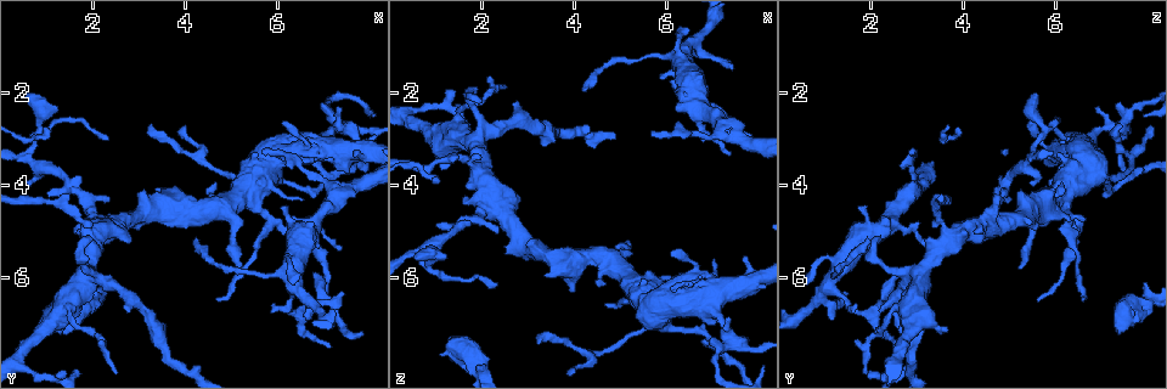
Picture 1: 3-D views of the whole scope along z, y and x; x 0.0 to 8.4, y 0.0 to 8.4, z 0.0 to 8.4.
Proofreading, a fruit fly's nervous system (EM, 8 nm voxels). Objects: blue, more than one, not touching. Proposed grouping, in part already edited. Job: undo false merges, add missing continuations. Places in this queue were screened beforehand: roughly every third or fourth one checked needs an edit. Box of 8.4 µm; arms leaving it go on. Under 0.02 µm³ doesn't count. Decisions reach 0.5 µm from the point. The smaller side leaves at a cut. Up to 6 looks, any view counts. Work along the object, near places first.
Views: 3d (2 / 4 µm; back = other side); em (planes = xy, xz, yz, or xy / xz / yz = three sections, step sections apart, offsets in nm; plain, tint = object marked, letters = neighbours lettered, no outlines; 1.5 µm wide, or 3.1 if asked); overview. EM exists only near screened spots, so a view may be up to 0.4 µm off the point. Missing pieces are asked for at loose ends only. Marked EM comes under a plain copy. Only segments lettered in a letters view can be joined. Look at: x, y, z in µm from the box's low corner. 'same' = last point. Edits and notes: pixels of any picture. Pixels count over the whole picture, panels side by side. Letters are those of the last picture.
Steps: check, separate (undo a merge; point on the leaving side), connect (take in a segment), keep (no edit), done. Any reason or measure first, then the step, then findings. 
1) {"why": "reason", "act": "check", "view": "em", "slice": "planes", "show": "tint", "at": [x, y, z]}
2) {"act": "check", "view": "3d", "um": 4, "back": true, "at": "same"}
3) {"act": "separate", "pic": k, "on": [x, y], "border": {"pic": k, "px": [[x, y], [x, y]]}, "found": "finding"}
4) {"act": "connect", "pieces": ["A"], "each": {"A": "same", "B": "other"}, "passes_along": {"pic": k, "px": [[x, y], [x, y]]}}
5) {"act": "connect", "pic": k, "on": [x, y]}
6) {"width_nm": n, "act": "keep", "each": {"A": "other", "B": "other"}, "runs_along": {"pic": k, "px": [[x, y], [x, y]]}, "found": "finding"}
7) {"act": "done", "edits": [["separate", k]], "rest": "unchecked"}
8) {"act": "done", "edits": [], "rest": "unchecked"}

{"why": "abrupt turn", "act": "check", "view": "3d", "um": 4, "back": true, "at": [6.20, 6.80, 1.70]}

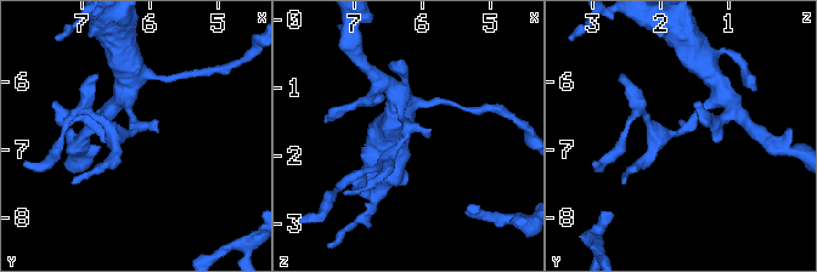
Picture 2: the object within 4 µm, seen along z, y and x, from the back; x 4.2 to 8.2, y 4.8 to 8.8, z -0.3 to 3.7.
{"why": "need the tissue", "act": "check", "view": "em", "slice": "planes", "show": "tint", "at": [6.25, 6.75, 1.70]}

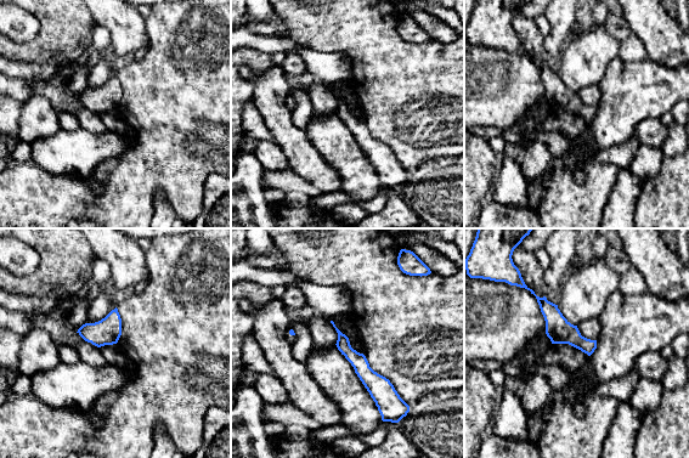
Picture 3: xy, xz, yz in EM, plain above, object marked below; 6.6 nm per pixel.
{"why": "what lies round it", "act": "check", "view": "em", "slice": "planes", "show": "letters", "at": "same"}

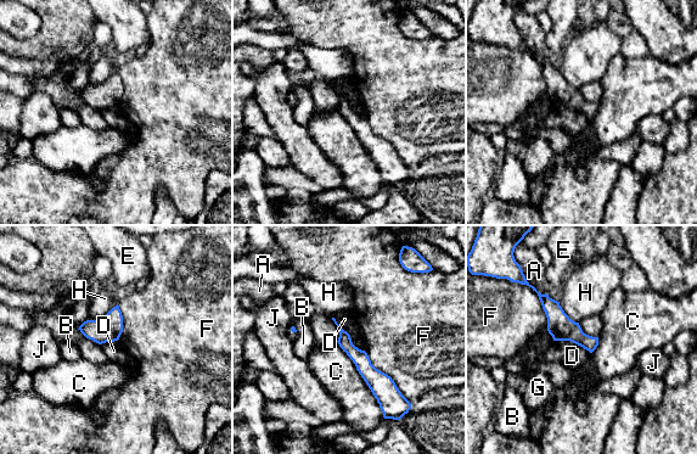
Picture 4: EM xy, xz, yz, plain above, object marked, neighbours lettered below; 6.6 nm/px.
{"longest_contact_nm": ["C", 600], "act": "keep", "each": {"A": "other", "B": "other", "C": "other", "D": "other", "E": "other", "F": "other", "G": "other", "H": "other", "J": "other"}, "runs_along": {"pic": 4, "px": [[342, 334], [383, 387], [387, 404]]}, "found": "all the same cell"}

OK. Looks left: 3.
{"why": "branch point", "act": "check", "view": "em", "slice": "planes", "show": "tint", "at": [5.90, 4.80, 6.30]}

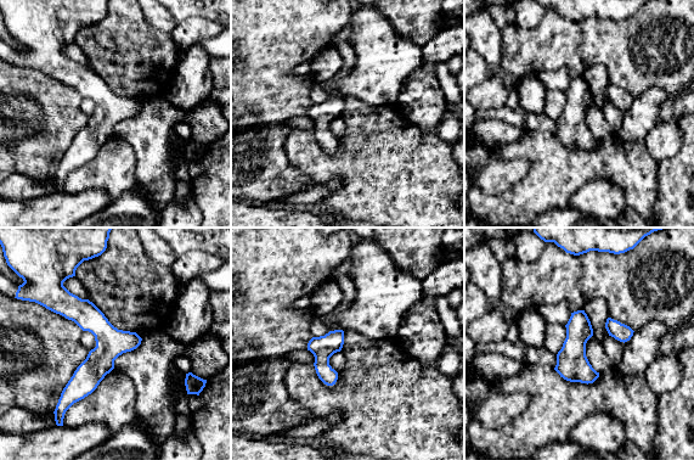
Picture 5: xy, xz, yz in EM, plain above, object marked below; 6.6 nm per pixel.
{"why": "see the neighbours", "act": "check", "view": "em", "slice": "planes", "show": "letters", "at": "same"}

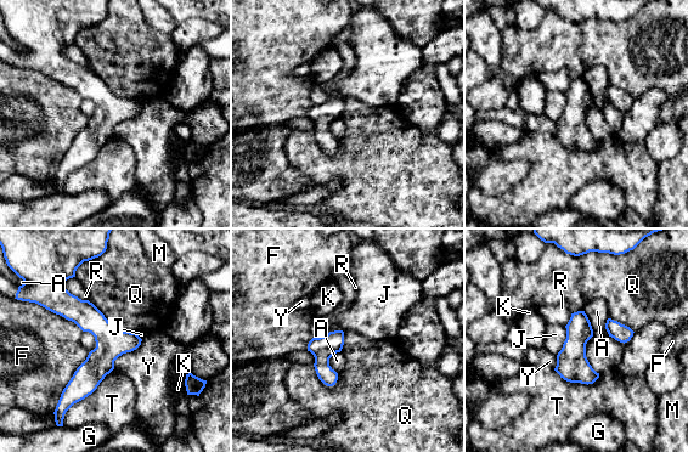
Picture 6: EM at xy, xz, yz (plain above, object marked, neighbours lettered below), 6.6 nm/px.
{"act": "keep", "each": {"A": "other", "F": "other", "G": "other", "J": "other", "K": "other", "M": "other", "Q": "other", "R": "other", "T": "other", "Y": "other"}, "runs_along": {"pic": 6, "px": [[52, 308], [101, 334], [71, 401]]}, "found": "one cell here"}

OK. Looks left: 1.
{"act": "done", "edits": [], "rest": "unchecked"}

